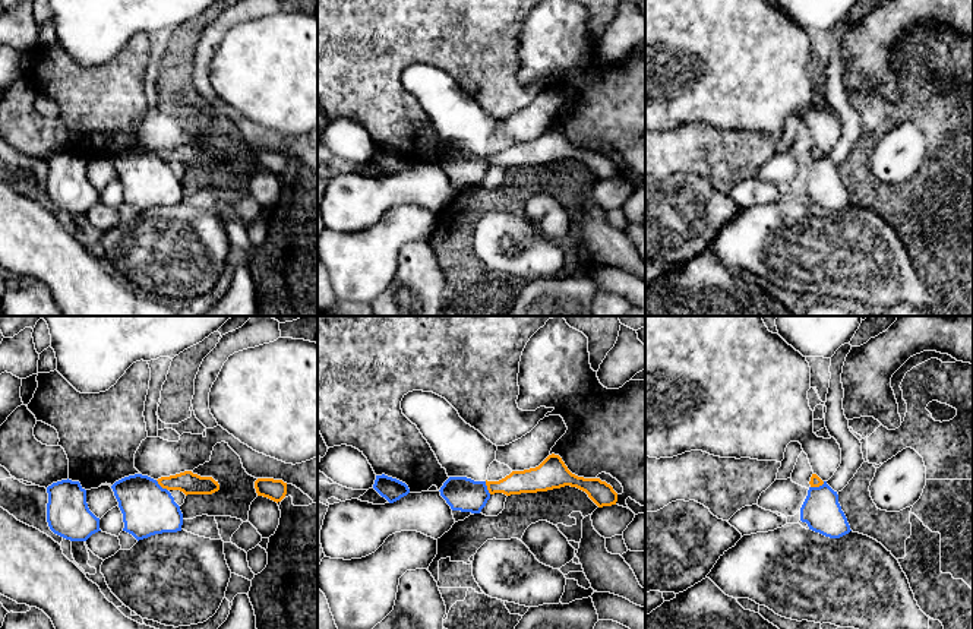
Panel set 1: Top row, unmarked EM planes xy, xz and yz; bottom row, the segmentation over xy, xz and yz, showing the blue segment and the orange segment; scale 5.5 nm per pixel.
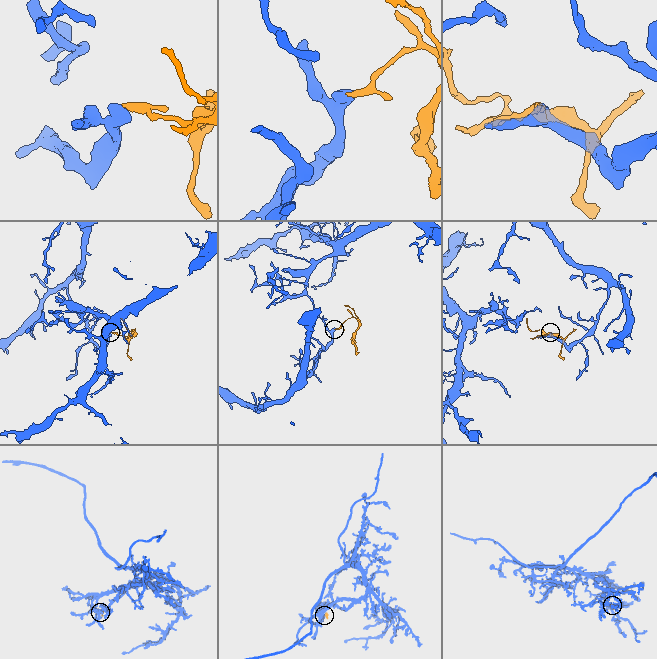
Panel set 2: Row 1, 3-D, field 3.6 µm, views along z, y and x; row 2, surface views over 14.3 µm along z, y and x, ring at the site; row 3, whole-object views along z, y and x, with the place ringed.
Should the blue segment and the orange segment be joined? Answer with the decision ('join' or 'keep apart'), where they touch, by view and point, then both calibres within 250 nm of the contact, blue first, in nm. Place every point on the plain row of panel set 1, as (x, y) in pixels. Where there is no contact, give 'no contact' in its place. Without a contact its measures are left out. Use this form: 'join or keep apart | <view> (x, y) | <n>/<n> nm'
keep apart | yz (817, 160) | 220/60 nm

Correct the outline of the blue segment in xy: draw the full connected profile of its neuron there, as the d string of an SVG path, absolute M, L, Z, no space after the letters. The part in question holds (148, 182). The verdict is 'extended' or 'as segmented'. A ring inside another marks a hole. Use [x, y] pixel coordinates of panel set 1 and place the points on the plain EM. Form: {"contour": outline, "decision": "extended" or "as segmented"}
{"contour": "M135 146L116 154L111 161L123 186L123 203L138 214L155 206L181 203L180 178L157 152Z", "decision": "as segmented"}

